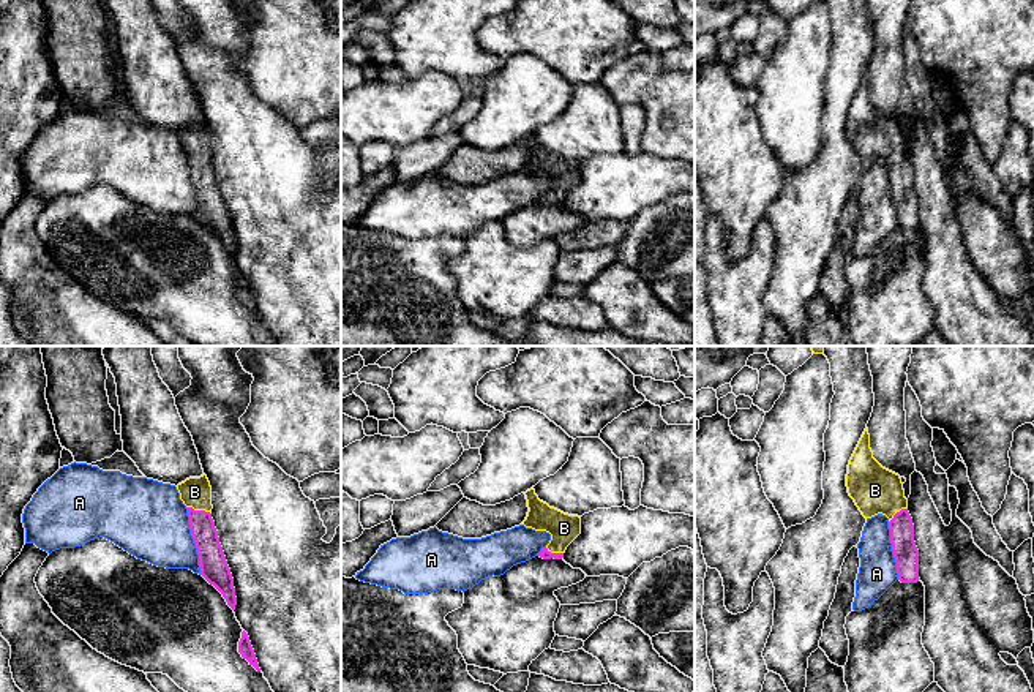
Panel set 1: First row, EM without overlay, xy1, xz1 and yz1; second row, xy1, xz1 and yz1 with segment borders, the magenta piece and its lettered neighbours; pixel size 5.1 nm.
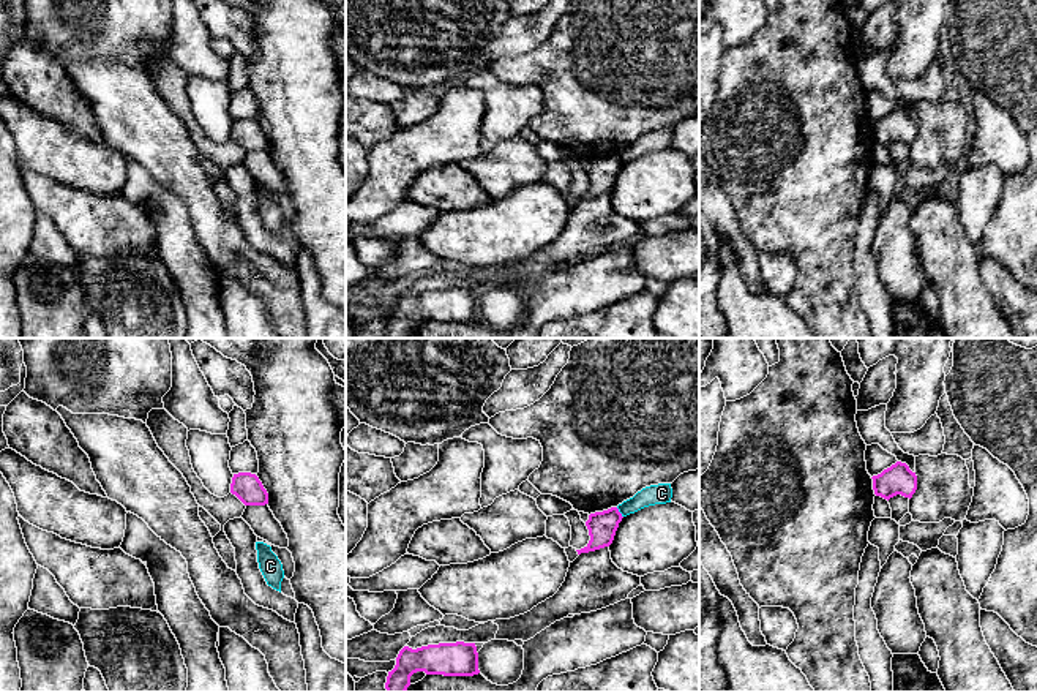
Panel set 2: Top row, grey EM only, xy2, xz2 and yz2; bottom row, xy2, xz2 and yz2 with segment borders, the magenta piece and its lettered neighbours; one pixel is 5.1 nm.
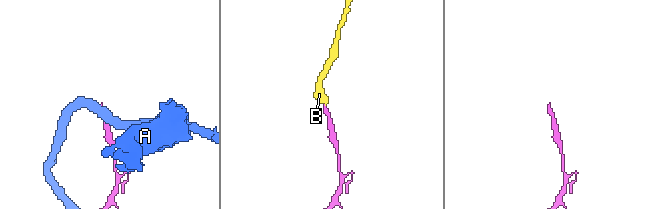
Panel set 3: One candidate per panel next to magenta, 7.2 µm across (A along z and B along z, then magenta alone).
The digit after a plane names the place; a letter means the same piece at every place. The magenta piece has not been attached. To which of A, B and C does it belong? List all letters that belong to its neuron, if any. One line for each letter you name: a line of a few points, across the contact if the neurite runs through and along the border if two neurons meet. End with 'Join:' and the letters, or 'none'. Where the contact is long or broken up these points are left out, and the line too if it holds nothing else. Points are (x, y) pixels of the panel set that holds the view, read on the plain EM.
B: line xy1 (212, 204), (199, 157), (194, 138)
Join: B

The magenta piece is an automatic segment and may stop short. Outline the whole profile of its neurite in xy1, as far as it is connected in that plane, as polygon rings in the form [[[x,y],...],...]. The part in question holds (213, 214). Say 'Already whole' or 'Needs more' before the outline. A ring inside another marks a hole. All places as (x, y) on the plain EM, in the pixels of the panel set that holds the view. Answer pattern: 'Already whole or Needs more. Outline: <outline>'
Needs more. Outline: [[[207,122],[189,123],[177,131],[180,145],[188,155],[189,175],[194,185],[200,221],[213,231],[235,256],[237,243],[234,224],[227,212],[218,177],[212,164],[212,133]]]

